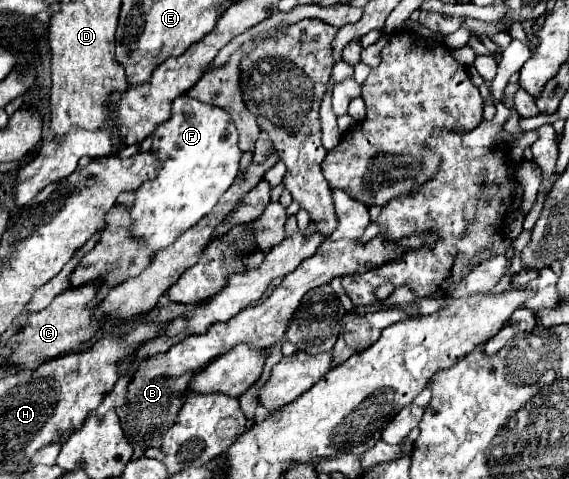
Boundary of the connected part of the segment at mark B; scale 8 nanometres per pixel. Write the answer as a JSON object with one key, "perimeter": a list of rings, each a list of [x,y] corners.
{"perimeter":[[[434,232],[434,236],[408,236],[406,240],[400,240],[398,244],[386,244],[386,240],[382,240],[382,236],[376,236],[368,242],[360,242],[360,240],[334,242],[334,240],[326,238],[320,244],[318,252],[314,256],[310,256],[308,260],[304,260],[294,272],[286,274],[282,284],[264,302],[260,302],[258,306],[248,306],[238,316],[230,318],[228,322],[214,324],[206,334],[188,336],[180,344],[172,346],[168,352],[148,358],[134,372],[134,380],[128,388],[128,404],[116,410],[120,424],[130,440],[130,444],[134,446],[134,458],[140,458],[146,448],[160,444],[162,434],[166,432],[166,428],[170,428],[174,424],[174,420],[182,408],[182,394],[184,394],[188,382],[192,380],[192,374],[200,372],[216,356],[230,352],[238,344],[250,344],[256,348],[274,346],[276,342],[280,342],[284,338],[286,326],[288,326],[292,314],[296,312],[302,296],[308,290],[328,284],[336,276],[342,278],[342,276],[366,272],[370,268],[378,268],[390,260],[398,260],[398,256],[402,252],[406,252],[406,248],[422,248],[422,244],[434,244],[434,240],[438,240],[438,232]]]}

